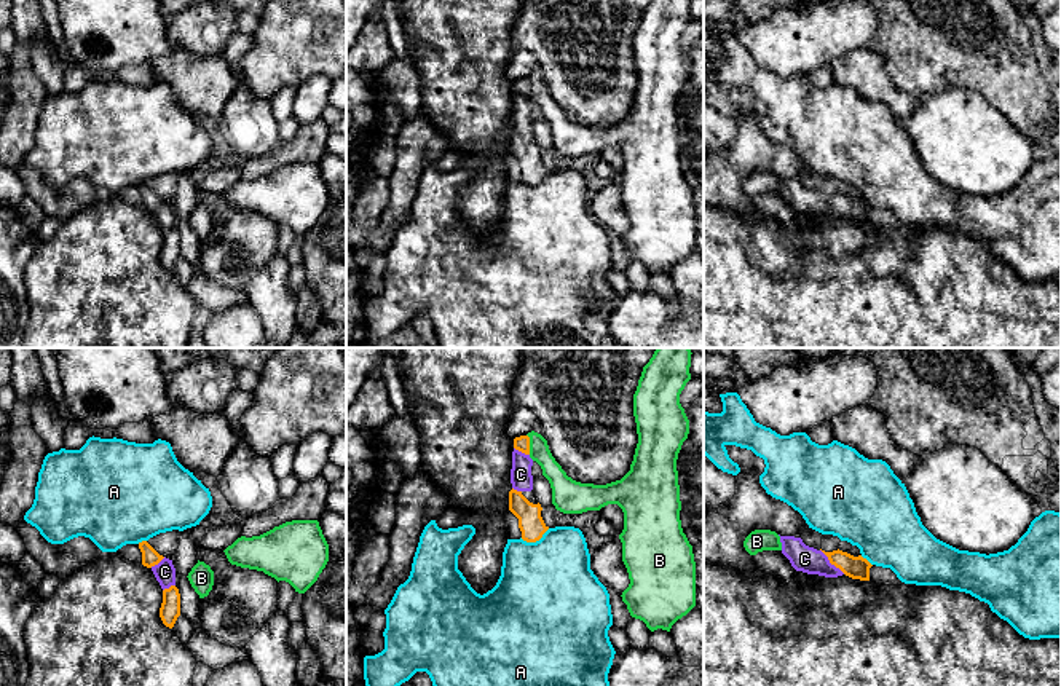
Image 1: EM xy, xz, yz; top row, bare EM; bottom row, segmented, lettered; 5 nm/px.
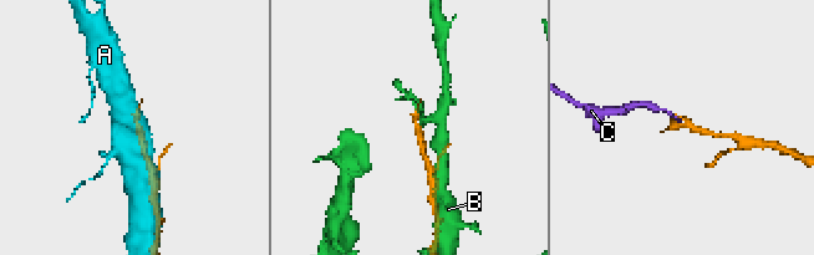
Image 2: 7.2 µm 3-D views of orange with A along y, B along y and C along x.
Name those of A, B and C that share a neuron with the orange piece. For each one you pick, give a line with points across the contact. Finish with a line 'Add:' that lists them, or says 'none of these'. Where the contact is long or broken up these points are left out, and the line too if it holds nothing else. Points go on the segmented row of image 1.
C: way yz (854, 567), (832, 563), (804, 559)
Add: C

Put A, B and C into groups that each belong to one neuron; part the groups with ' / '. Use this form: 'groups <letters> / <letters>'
groups A / B / C

